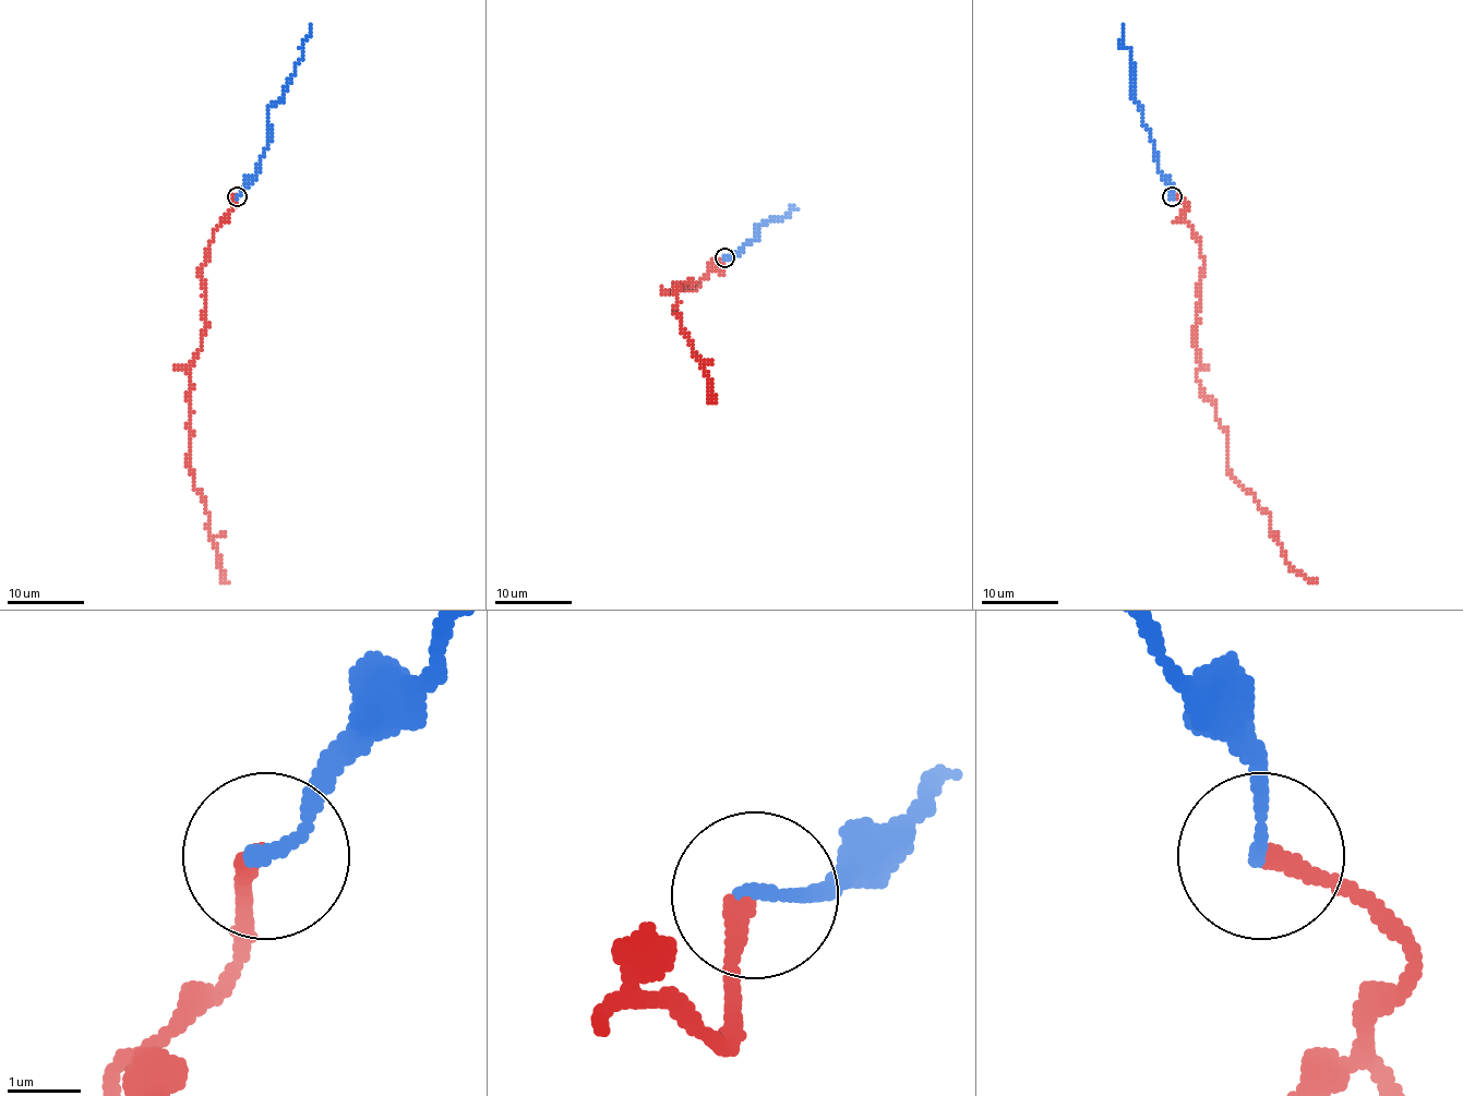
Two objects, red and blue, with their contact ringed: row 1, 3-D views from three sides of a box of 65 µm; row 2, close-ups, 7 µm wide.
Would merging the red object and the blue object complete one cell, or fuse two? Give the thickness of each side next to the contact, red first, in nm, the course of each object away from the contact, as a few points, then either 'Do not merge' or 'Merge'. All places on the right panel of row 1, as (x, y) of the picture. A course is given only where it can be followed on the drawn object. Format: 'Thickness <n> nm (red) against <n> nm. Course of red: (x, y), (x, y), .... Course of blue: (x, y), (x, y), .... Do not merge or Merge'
Thickness 240 nm (red) against 190 nm. Course of red: (1172, 196), (1199, 242), (1197, 380), (1228, 438), (1228, 467), (1269, 516), (1286, 563), (1318, 583). Course of blue: (1172, 196), (1172, 187), (1161, 175), (1151, 135), (1134, 99), (1129, 50), (1119, 43), (1122, 25). Merge

